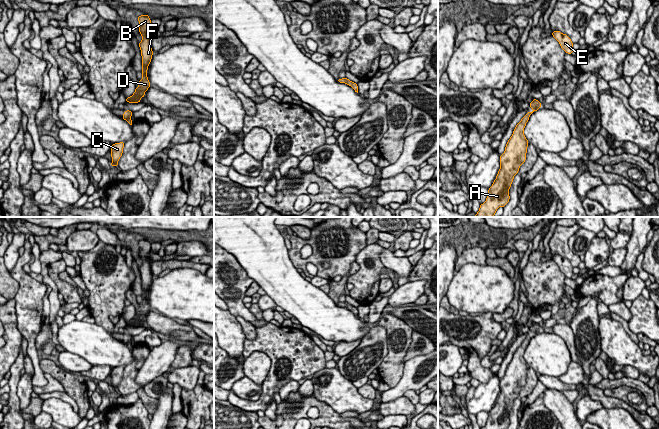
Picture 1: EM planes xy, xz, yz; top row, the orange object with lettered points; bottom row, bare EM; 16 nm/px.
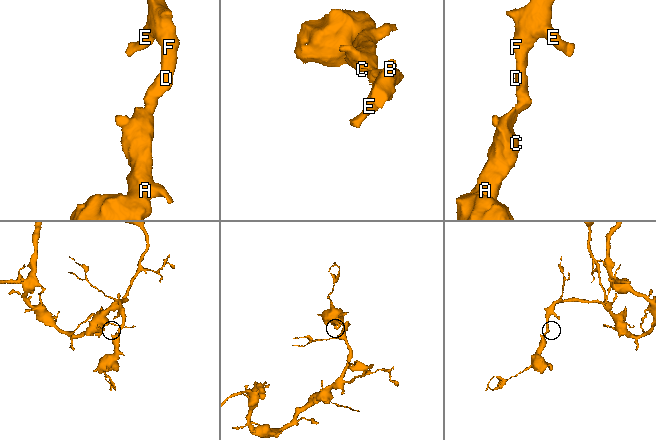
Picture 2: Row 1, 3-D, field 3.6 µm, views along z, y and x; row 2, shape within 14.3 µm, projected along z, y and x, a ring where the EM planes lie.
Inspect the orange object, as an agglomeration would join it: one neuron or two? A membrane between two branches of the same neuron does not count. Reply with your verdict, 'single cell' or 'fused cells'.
single cell

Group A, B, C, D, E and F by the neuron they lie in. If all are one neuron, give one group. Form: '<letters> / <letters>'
A B C D E F

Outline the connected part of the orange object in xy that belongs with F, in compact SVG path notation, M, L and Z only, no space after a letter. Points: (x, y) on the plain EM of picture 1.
M148 238L141 239L138 242L139 245L139 257L142 260L142 265L139 266L139 271L141 274L142 280L142 303L139 304L138 311L135 313L135 316L132 320L126 322L126 326L129 327L139 327L142 321L145 321L145 317L148 312L151 310L147 301L148 290L151 286L153 275L150 269L150 264L152 259L150 258L151 254L151 243Z

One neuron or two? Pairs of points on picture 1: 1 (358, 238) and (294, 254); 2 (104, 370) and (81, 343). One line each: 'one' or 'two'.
1: one
2: two

